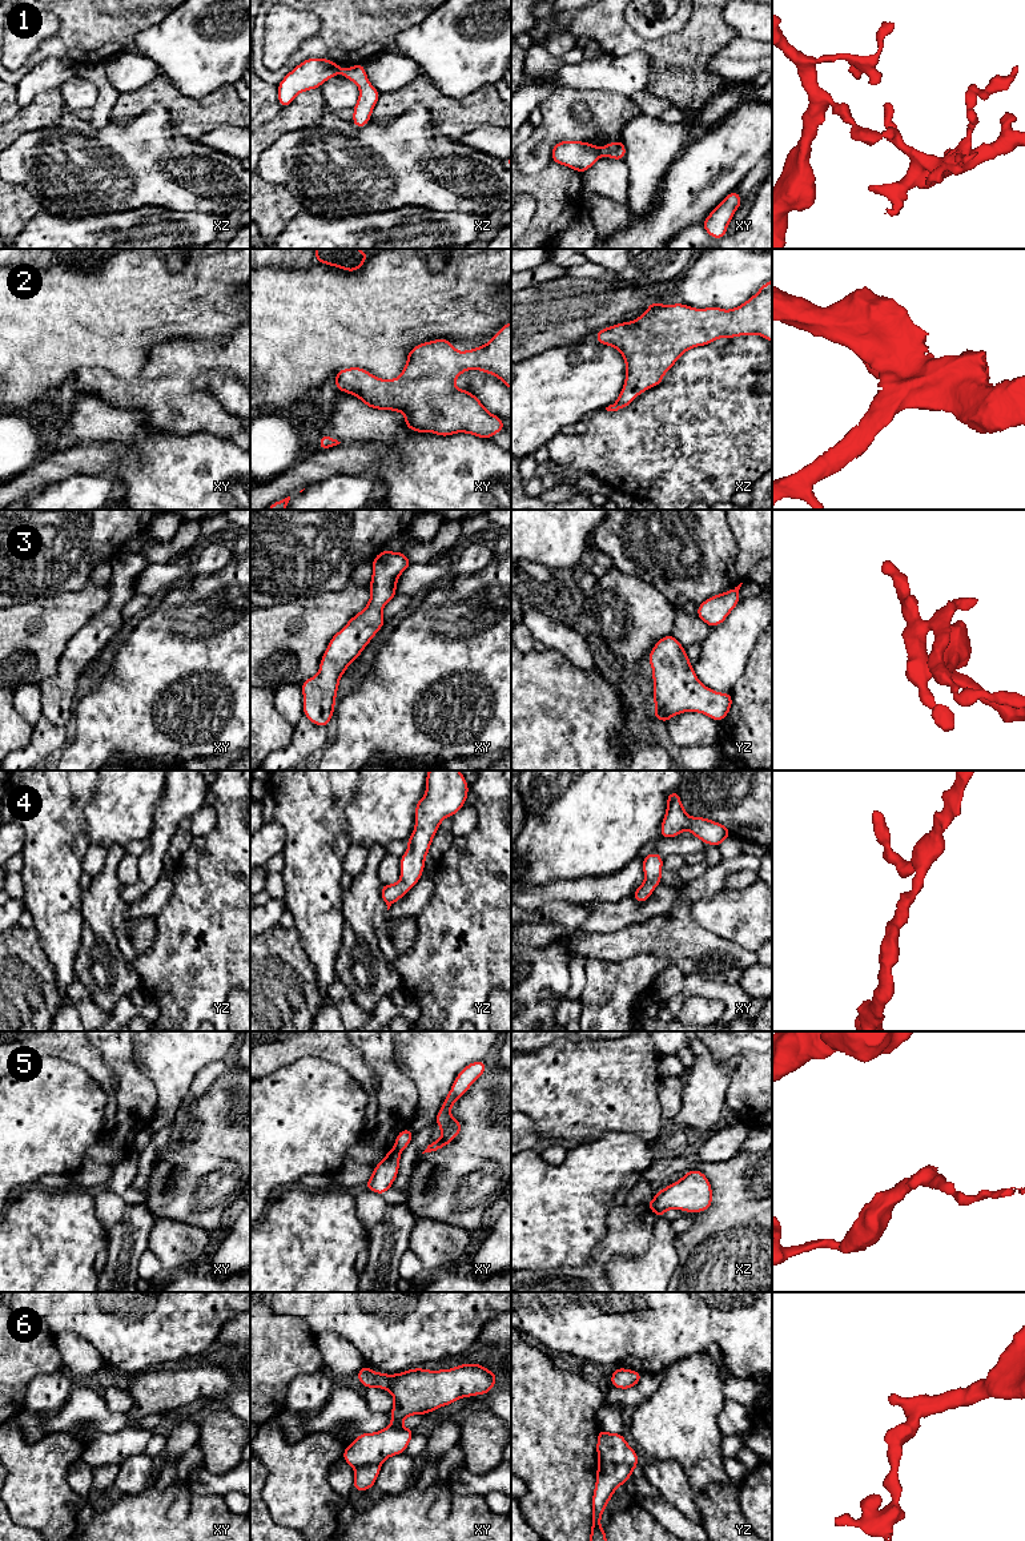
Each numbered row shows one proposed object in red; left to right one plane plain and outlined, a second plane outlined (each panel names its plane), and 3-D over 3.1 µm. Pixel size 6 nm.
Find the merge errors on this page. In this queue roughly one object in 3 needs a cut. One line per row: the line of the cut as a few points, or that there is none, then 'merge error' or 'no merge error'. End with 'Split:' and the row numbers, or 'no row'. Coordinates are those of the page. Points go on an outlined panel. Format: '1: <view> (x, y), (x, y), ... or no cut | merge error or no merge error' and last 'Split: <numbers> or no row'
1: xy (601, 149), (603, 153) | merge error
2: no cut | no merge error
3: no cut | no merge error
4: no cut | no merge error
5: xy (394, 1147), (400, 1151) | merge error
6: yz (599, 1463), (624, 1463), (632, 1469) | merge error
Split: 1, 5, 6

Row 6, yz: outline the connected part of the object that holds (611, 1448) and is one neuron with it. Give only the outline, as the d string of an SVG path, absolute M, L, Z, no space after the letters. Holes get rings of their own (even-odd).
M598 1431L598 1461L599 1464L626 1464L638 1468L638 1452L624 1440L622 1433Z

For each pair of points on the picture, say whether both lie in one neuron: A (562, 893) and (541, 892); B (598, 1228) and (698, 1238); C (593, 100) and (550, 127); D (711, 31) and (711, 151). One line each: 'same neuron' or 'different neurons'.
A: same neuron
B: different neurons
C: same neuron
D: different neurons

